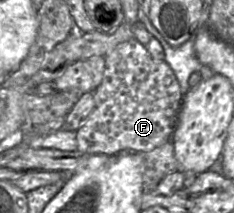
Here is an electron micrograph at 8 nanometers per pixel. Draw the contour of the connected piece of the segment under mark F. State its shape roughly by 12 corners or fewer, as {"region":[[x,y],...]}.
{"region":[[135,37],[105,56],[77,151],[147,152],[183,97]]}

